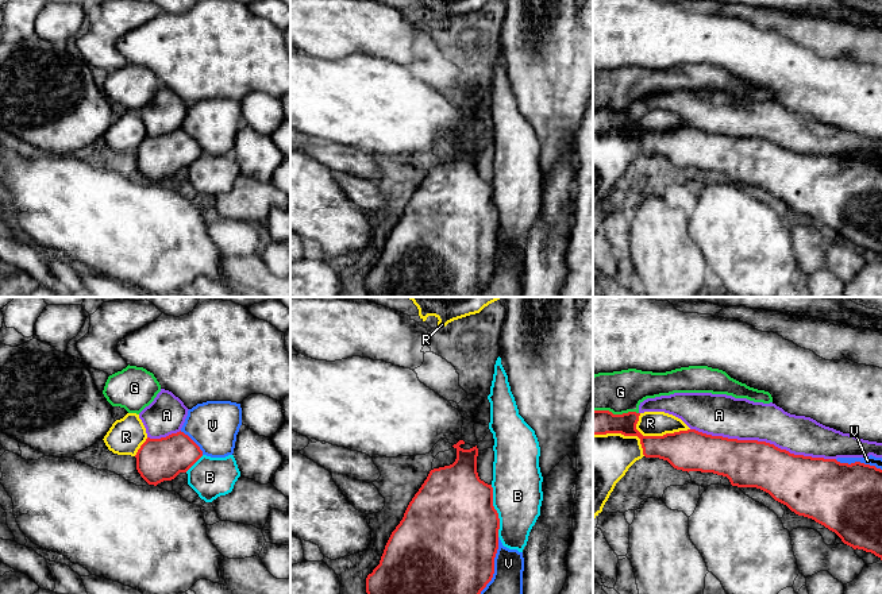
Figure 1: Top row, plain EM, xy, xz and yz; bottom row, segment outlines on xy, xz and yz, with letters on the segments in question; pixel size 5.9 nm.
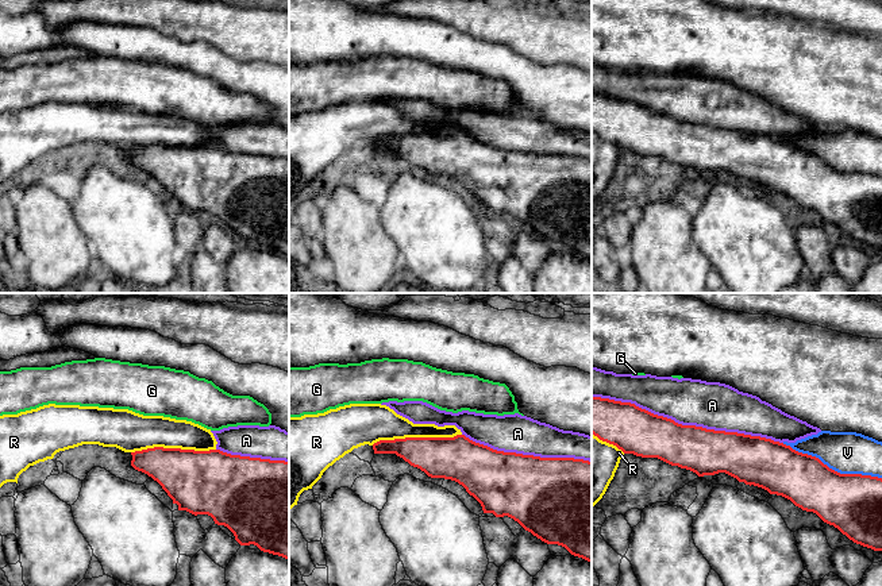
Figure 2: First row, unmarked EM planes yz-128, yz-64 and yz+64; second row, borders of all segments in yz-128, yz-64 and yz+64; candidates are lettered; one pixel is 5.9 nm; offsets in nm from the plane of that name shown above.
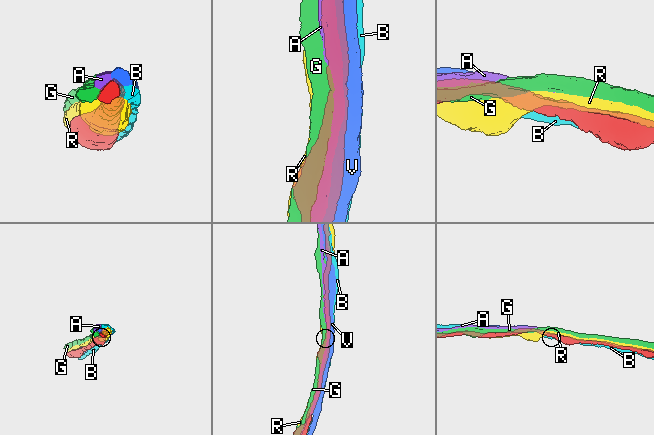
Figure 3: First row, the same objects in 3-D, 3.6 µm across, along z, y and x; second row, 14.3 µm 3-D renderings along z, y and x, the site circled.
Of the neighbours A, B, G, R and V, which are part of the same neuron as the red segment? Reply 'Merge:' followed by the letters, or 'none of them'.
Merge: B

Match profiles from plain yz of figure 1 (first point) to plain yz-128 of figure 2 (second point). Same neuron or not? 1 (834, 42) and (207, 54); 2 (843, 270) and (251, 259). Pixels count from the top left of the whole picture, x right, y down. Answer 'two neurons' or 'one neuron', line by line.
1: two neurons
2: two neurons

